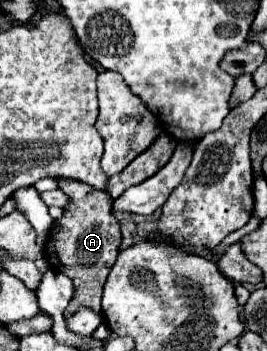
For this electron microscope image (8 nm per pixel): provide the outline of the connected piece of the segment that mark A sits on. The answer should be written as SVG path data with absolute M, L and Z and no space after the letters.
M61 177L55 181L59 189L69 197L69 203L67 207L63 207L63 217L55 221L49 231L45 253L49 253L47 261L51 269L65 273L75 285L75 295L65 311L65 317L75 313L75 309L79 309L81 305L87 305L95 309L95 313L101 313L101 291L111 267L117 261L117 253L121 245L119 221L111 213L113 199L109 197L109 193L91 189L81 181L61 179Z

